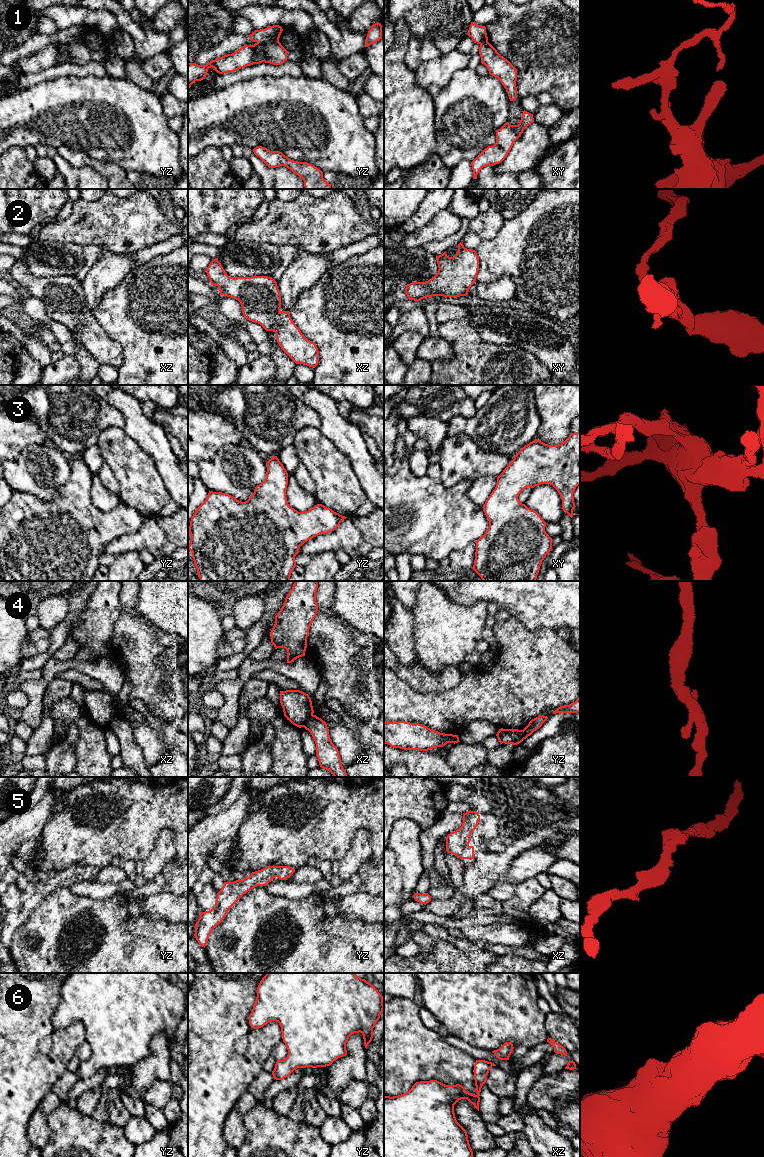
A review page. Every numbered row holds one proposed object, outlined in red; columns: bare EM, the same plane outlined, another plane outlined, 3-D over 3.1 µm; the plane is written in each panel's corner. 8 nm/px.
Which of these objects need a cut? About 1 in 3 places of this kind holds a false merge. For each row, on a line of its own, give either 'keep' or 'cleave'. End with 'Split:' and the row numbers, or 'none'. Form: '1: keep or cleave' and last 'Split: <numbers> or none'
1: cleave
2: keep
3: keep
4: cleave
5: keep
6: keep
Split: 1, 4

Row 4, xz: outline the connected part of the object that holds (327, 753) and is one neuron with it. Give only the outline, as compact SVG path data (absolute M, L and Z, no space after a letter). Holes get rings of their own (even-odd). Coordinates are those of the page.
M311 715L303 727L311 733L315 741L320 767L329 770L334 777L347 777L339 751L330 739L326 722L316 715Z

